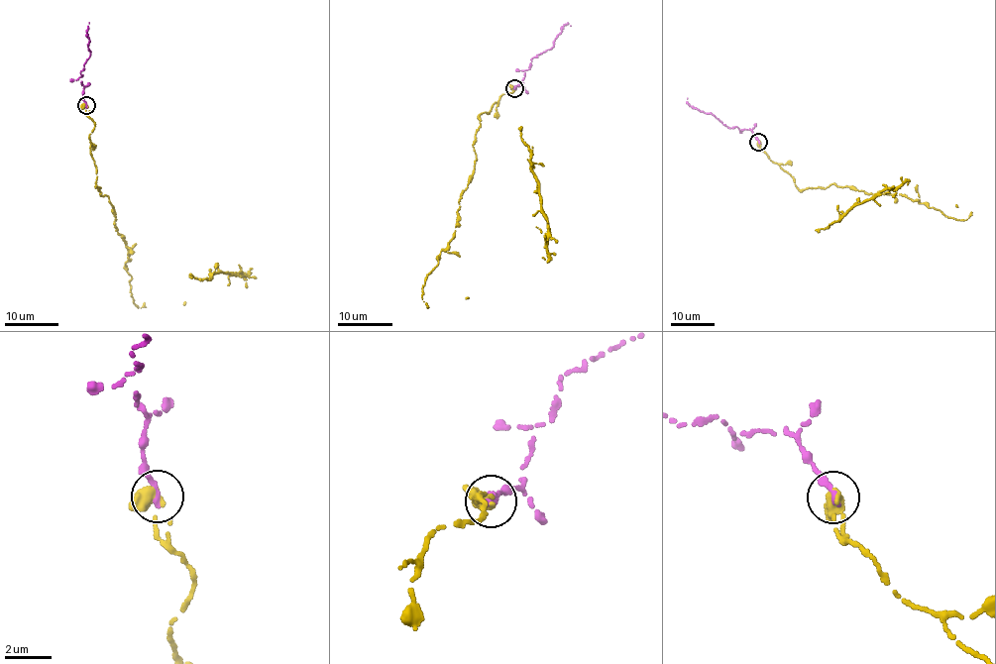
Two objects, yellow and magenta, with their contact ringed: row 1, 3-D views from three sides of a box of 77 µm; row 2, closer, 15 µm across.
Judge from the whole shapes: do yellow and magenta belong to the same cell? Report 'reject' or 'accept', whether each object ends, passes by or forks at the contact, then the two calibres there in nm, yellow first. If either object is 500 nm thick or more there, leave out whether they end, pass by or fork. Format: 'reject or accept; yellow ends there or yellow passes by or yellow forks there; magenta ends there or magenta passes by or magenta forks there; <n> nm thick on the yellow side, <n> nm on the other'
accept; 600 nm thick on the yellow side, 280 nm on the other

